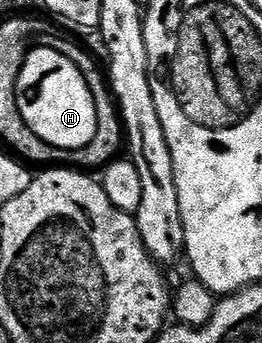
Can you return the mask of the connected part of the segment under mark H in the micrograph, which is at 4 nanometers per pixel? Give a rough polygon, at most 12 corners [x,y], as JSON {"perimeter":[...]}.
{"perimeter":[[33,46],[16,82],[37,140],[76,151],[96,106],[75,58]]}

